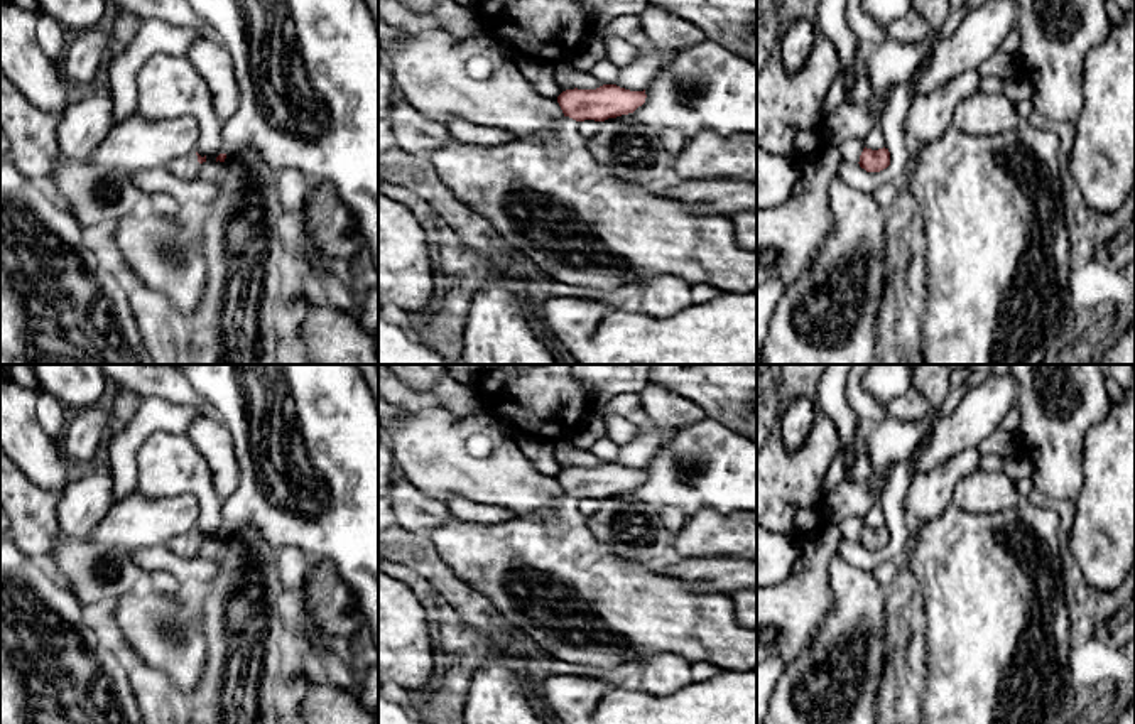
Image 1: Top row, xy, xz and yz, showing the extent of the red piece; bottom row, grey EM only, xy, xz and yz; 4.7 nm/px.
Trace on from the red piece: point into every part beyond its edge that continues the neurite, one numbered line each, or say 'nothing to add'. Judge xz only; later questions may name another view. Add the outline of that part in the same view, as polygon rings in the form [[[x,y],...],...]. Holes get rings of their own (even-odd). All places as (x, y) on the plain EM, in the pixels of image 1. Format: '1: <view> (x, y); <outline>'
1: xz (548, 574); [[[562,494],[551,508],[544,511],[530,516],[515,516],[513,520],[503,521],[500,525],[476,525],[471,521],[451,518],[439,527],[426,532],[426,537],[434,543],[443,562],[459,581],[485,596],[493,609],[497,609],[510,624],[524,629],[532,640],[537,641],[546,655],[556,660],[606,670],[633,660],[645,663],[649,658],[659,653],[671,653],[676,656],[682,656],[691,665],[711,663],[721,672],[731,670],[747,673],[757,670],[757,629],[747,629],[738,623],[735,604],[730,594],[698,592],[687,584],[662,574],[657,565],[638,565],[615,555],[601,540],[593,535],[593,532],[586,525],[586,516],[578,508],[578,500],[569,494]]]

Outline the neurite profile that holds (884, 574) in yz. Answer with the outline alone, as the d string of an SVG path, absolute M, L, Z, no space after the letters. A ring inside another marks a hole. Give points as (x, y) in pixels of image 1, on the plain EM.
M885 562L878 565L873 572L875 581L878 586L885 591L888 591L892 581L895 579L897 574L897 564L895 562Z

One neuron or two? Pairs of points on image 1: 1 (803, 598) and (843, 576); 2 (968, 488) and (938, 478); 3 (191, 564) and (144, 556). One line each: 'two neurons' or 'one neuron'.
1: two neurons
2: two neurons
3: one neuron

